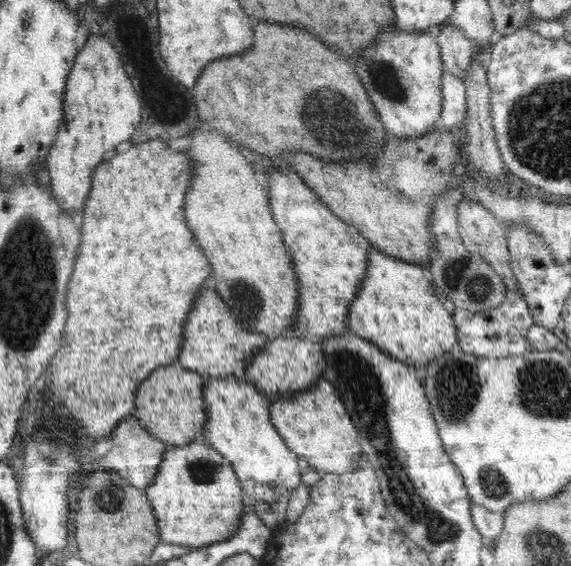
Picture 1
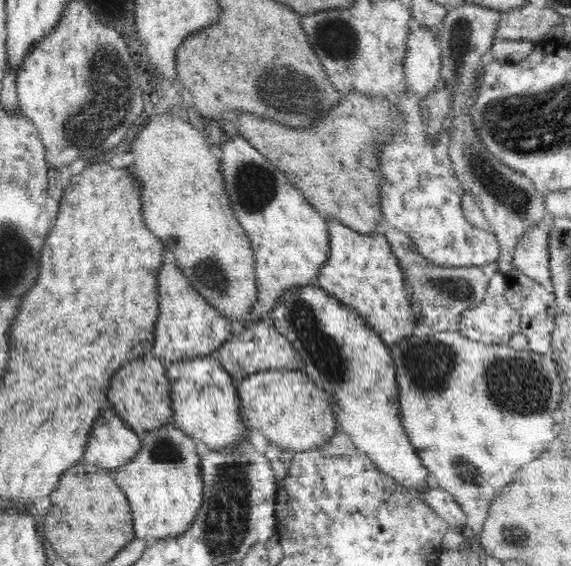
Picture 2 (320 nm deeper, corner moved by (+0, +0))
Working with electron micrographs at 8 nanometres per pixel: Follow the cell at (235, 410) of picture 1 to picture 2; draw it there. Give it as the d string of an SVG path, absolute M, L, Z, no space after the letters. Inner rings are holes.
M214 356L171 362L165 367L170 381L173 426L198 442L201 448L219 451L246 439L237 385Z

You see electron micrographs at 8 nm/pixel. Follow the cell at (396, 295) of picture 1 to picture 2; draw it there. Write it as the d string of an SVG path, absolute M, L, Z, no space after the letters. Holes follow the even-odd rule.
M324 219L329 232L330 254L318 274L316 285L356 312L388 346L410 336L420 316L409 298L404 273L386 236L380 231L362 234L336 219Z

